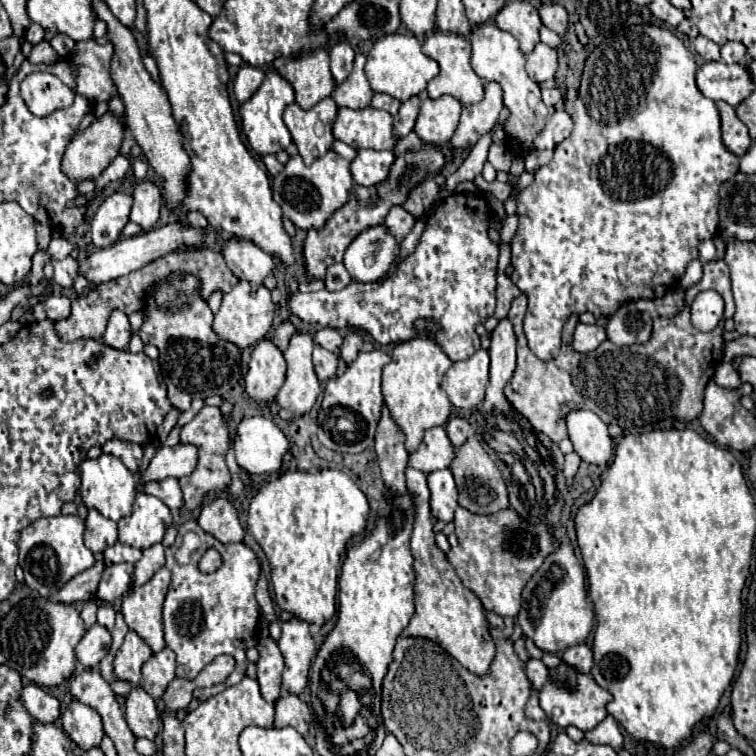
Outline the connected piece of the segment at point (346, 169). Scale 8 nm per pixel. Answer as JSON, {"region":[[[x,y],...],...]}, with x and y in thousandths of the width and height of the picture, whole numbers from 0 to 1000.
{"region":[[[435,198],[430,206],[419,209],[411,220],[403,220],[398,206],[382,209],[377,225],[361,235],[361,262],[374,275],[374,286],[380,286],[393,302],[419,304],[454,270],[464,265],[467,246],[470,241],[464,233],[464,214],[448,206],[443,198]]]}

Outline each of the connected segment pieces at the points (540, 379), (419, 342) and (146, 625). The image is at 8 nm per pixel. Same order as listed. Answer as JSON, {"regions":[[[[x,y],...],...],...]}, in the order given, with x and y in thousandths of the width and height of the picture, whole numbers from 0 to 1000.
{"regions":[[[[946,344],[933,349],[933,362],[927,368],[925,376],[919,376],[917,381],[911,381],[906,386],[906,410],[898,413],[893,421],[866,421],[864,423],[864,442],[861,450],[856,455],[837,455],[837,458],[811,458],[811,455],[798,455],[784,466],[771,468],[761,466],[755,458],[755,444],[763,429],[763,421],[755,418],[745,434],[745,452],[742,452],[742,463],[739,471],[734,471],[734,476],[713,476],[697,458],[697,447],[692,439],[692,421],[694,421],[694,410],[697,410],[697,392],[689,389],[679,397],[679,405],[673,410],[673,423],[681,434],[681,444],[684,444],[684,489],[673,505],[673,511],[668,513],[671,526],[676,529],[676,534],[702,558],[702,563],[710,571],[724,574],[731,585],[742,585],[750,579],[750,545],[761,545],[761,542],[784,542],[800,561],[813,561],[821,563],[824,569],[843,569],[853,563],[853,550],[856,550],[856,566],[869,566],[880,558],[906,558],[911,561],[914,556],[919,556],[927,542],[930,542],[930,519],[935,505],[943,500],[948,481],[956,474],[956,444],[954,444],[954,429],[940,437],[940,439],[925,439],[917,429],[914,429],[914,410],[911,405],[917,402],[919,392],[930,384],[946,384],[951,389],[956,389],[959,397],[959,421],[970,418],[970,389],[967,389],[967,365],[962,360],[962,349],[956,344]]],[[[546,447],[541,452],[530,452],[522,458],[517,468],[517,479],[507,487],[507,526],[509,537],[517,545],[522,561],[528,561],[541,601],[557,587],[565,566],[586,563],[597,548],[597,532],[583,513],[583,500],[594,489],[599,479],[591,468],[567,447]]],[[[210,751],[197,770],[179,778],[163,794],[157,807],[171,833],[187,841],[202,862],[213,862],[218,857],[213,804],[224,770],[226,770],[226,757],[221,751]]]]}

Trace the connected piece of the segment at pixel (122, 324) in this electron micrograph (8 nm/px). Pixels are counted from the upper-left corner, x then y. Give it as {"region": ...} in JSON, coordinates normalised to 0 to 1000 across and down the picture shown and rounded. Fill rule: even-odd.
{"region":[[[152,410],[142,426],[142,437],[136,442],[136,452],[147,460],[157,460],[157,463],[171,463],[171,450],[173,450],[173,429],[171,421],[160,413]]]}

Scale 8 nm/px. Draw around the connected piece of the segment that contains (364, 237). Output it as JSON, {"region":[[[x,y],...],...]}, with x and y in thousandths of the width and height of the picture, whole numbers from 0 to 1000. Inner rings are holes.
{"region":[[[509,296],[480,304],[459,328],[454,349],[459,360],[478,373],[496,373],[507,368],[528,341],[530,323],[512,304]]]}

